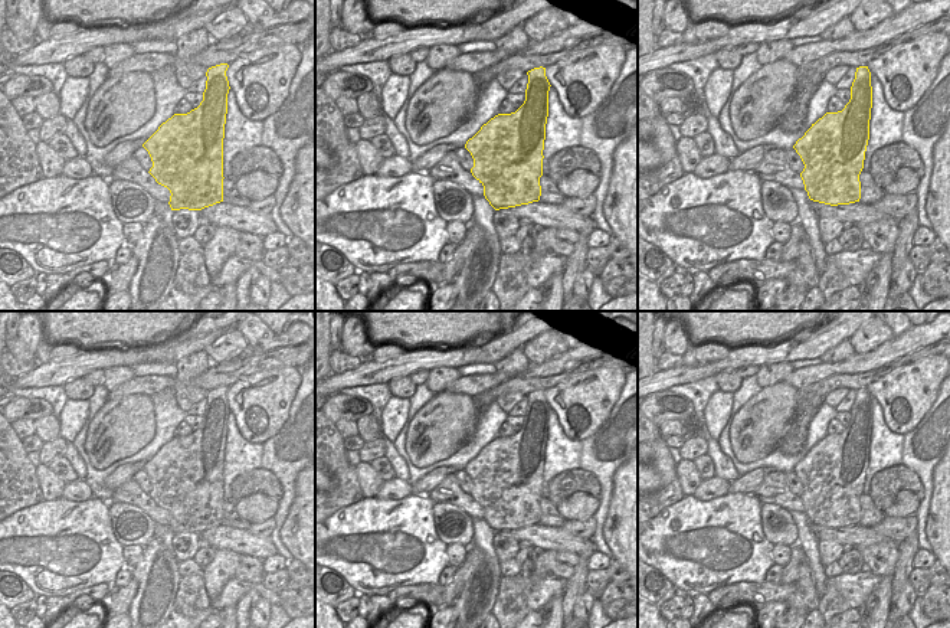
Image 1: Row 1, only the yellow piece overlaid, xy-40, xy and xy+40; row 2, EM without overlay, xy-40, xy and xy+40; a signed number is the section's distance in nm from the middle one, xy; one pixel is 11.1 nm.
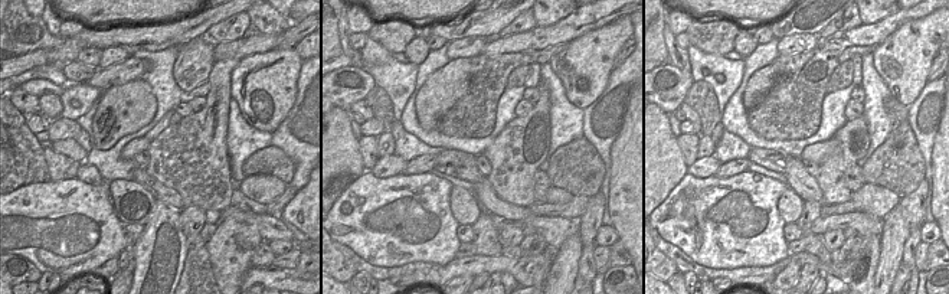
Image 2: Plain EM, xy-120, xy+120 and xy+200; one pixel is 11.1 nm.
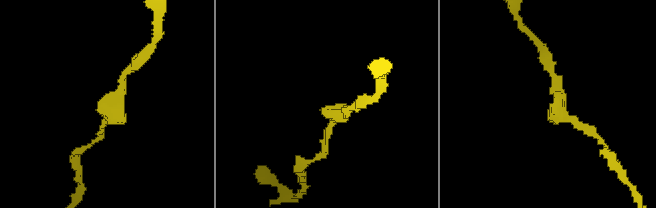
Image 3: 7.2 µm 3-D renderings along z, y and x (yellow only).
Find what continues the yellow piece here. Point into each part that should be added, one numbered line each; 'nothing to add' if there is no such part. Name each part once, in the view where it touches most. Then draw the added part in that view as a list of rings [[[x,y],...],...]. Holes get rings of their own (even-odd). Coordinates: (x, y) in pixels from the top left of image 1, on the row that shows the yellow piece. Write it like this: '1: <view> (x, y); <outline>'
nothing to add

